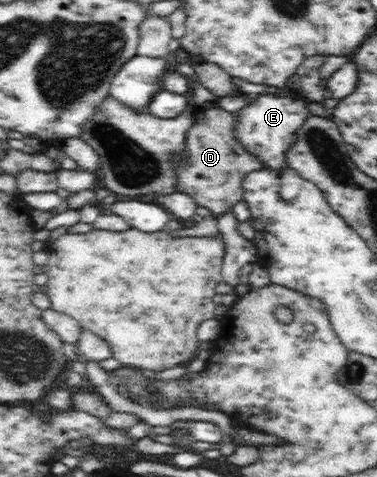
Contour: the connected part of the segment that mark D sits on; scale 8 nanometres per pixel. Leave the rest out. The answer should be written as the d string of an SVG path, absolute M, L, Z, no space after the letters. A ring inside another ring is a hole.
M220 107L206 109L200 117L196 117L191 129L188 129L184 152L176 154L171 159L172 173L176 178L175 191L190 195L199 206L210 209L215 218L232 212L234 205L241 200L243 179L246 178L246 175L265 167L265 164L261 163L260 156L250 153L249 149L242 145L242 141L238 141L237 125L238 116L236 113L228 113Z

